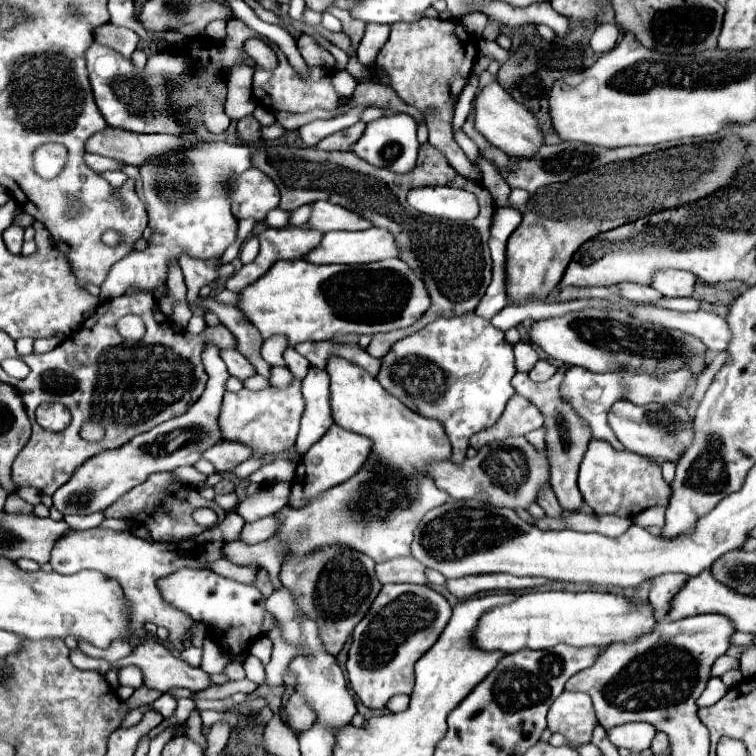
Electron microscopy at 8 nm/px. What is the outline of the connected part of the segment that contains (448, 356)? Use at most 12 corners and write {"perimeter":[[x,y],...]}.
{"perimeter":[[476,312],[394,342],[376,378],[466,460],[516,394]]}

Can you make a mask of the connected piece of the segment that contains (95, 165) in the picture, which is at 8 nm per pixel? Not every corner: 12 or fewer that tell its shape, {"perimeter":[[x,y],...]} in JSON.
{"perimeter":[[86,154],[84,160],[96,172],[122,170],[124,162]]}

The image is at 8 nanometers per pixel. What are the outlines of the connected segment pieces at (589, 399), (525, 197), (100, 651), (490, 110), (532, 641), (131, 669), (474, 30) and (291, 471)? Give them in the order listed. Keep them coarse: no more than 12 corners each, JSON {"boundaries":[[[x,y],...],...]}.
{"boundaries":[[[572,366],[560,394],[594,438],[623,449],[606,422],[614,400],[678,404],[696,374]],[[513,189],[509,195],[510,206],[521,210],[529,193]],[[114,640],[108,648],[78,642],[78,648],[94,658],[116,662],[130,652],[126,640]],[[498,82],[474,98],[474,128],[508,156],[532,156],[542,132]],[[524,592],[472,644],[512,654],[630,642],[652,606],[604,592]],[[122,668],[120,684],[142,686],[144,680],[140,668]],[[484,14],[462,18],[464,28],[472,36],[482,36],[488,18]],[[278,458],[248,476],[250,482],[292,482],[295,466]]]}

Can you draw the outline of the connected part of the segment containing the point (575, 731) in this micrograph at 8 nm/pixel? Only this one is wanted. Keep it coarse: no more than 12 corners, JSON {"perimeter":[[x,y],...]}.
{"perimeter":[[562,692],[548,712],[548,730],[574,744],[596,726],[588,694]]}

